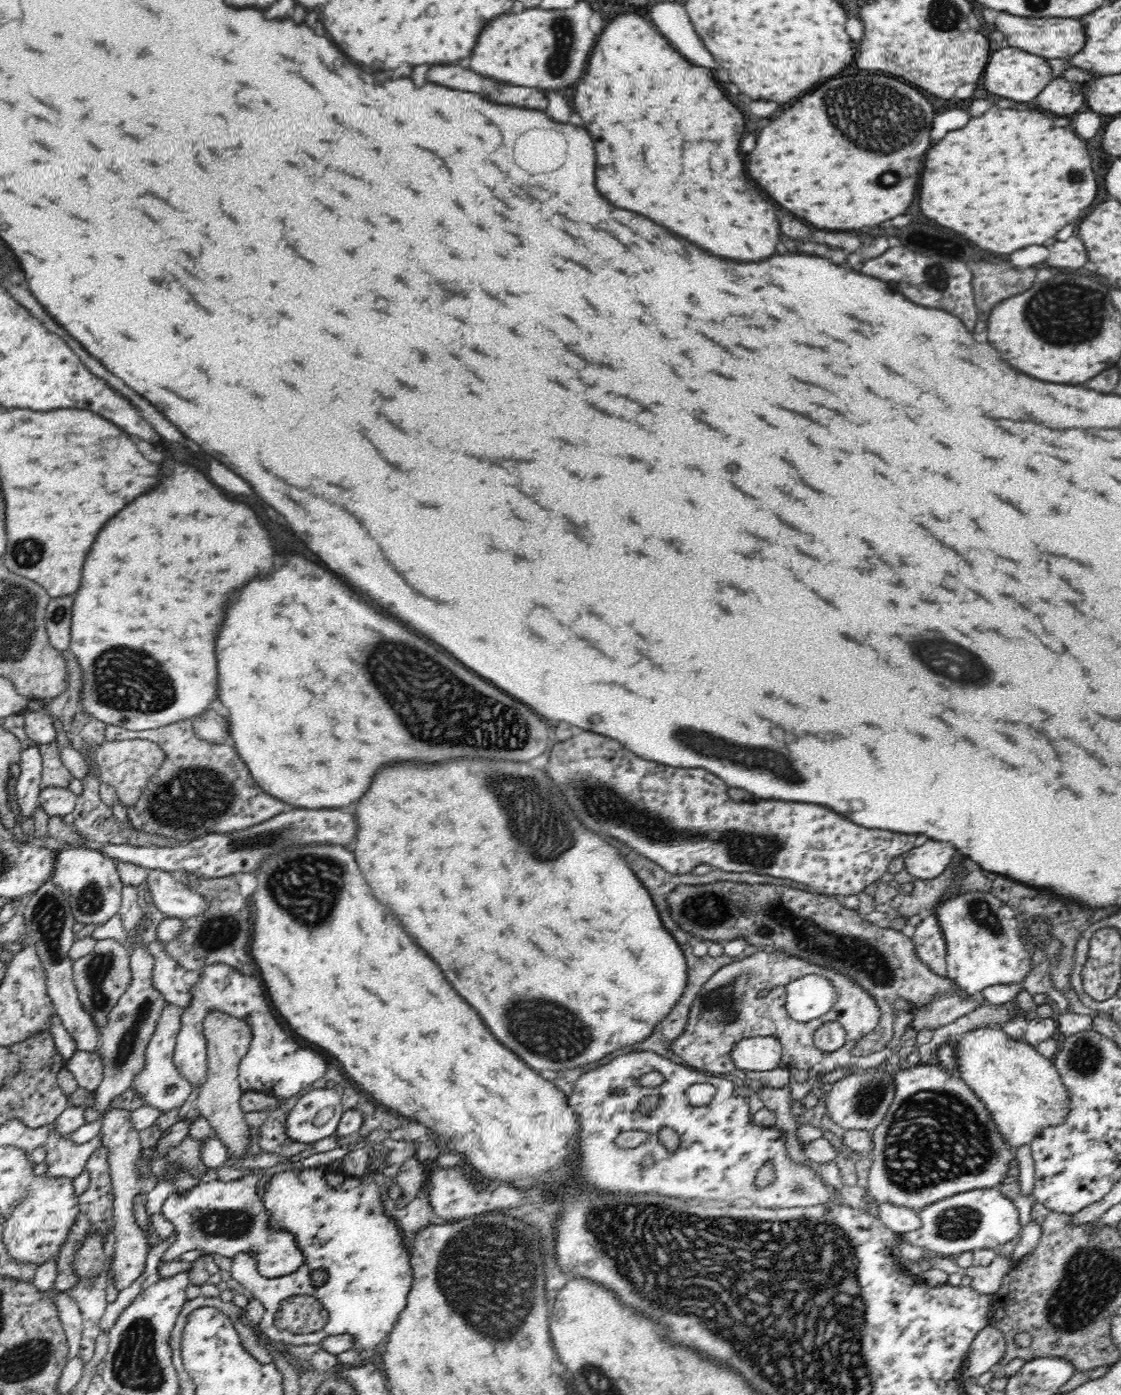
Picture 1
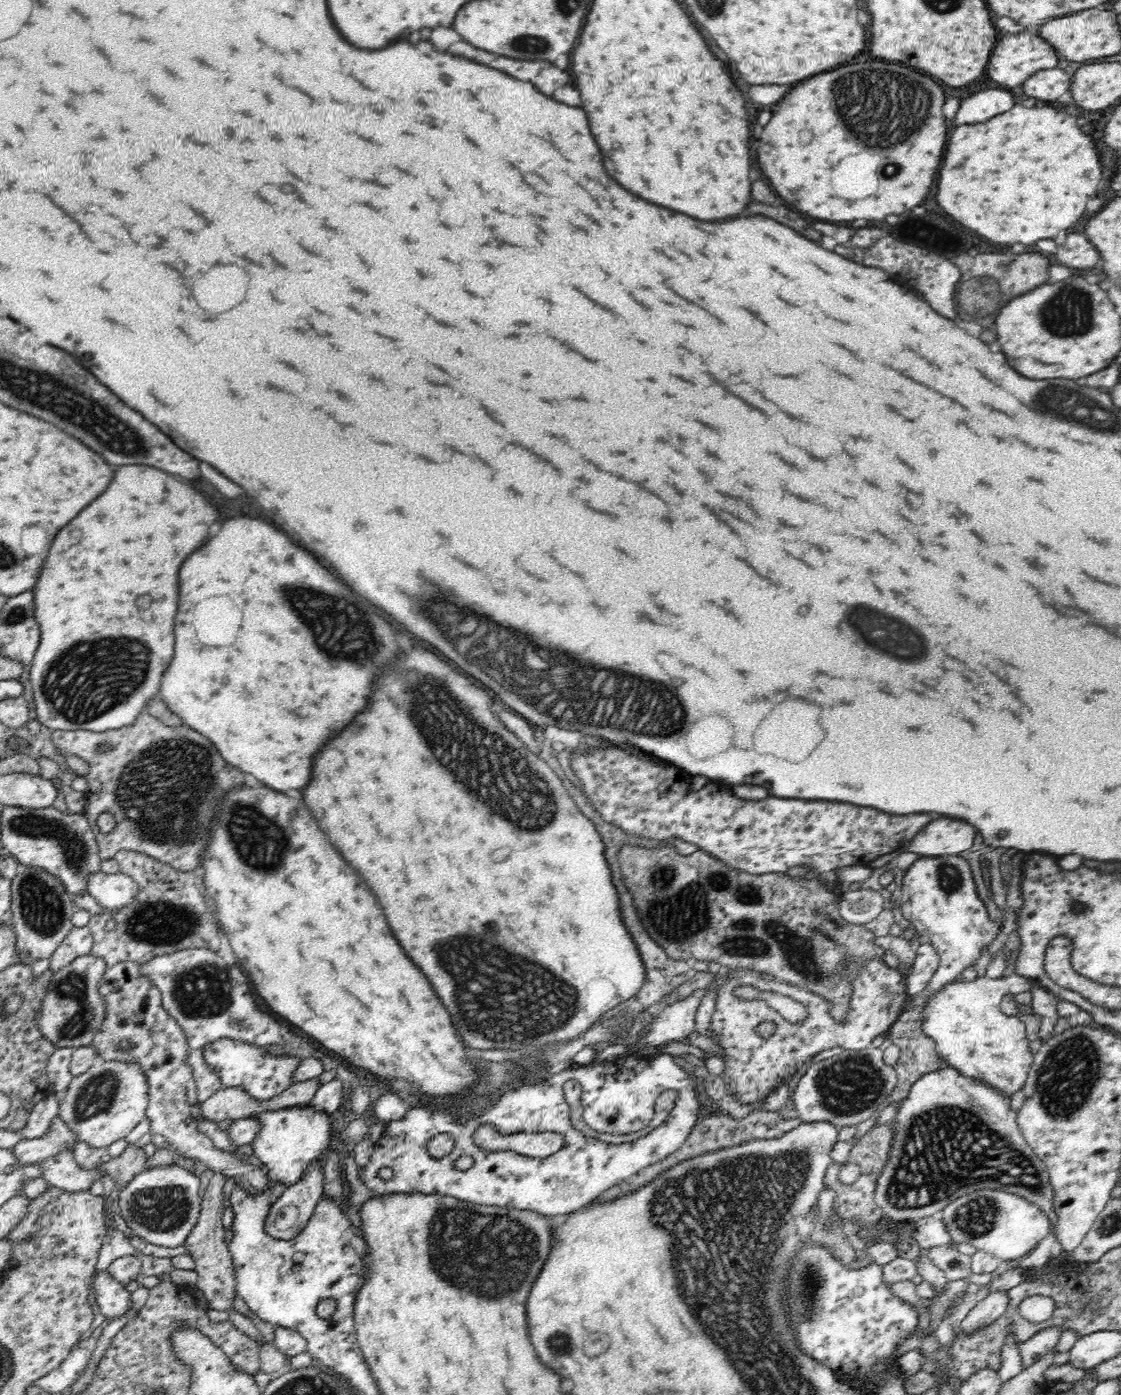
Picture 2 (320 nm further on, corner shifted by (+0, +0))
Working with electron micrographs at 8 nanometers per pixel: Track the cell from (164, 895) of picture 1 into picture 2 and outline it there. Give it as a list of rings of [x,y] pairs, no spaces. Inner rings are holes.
[[[98,870],[86,876],[86,892],[104,909],[112,910],[126,906],[138,892],[138,885],[124,873],[104,873]]]

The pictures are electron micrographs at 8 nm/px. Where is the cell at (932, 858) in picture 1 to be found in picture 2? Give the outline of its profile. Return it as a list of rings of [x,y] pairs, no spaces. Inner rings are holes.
[[[938,818],[924,827],[909,843],[907,851],[920,857],[958,855],[970,849],[976,838],[976,828],[964,820]]]

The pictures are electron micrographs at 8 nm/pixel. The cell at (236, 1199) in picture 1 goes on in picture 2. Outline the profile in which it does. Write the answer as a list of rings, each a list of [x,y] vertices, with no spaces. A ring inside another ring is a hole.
[[[176,1164],[151,1166],[134,1174],[126,1186],[118,1190],[117,1213],[133,1235],[150,1244],[174,1248],[184,1244],[200,1214],[200,1179],[197,1172]]]

